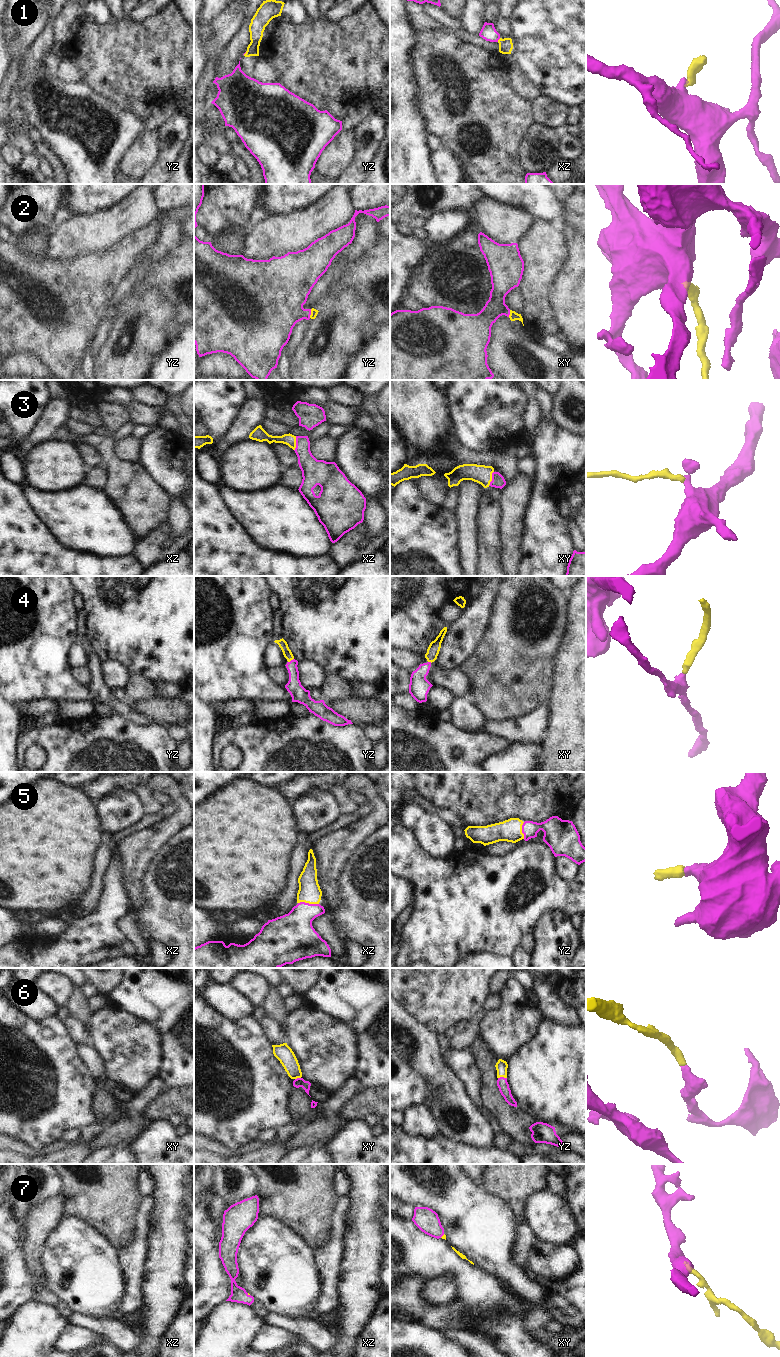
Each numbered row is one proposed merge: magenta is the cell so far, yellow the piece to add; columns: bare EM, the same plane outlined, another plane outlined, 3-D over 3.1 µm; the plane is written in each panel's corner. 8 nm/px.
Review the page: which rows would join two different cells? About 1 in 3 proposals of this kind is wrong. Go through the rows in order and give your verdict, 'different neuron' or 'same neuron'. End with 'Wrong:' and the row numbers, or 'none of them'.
1: different neuron
2: same neuron
3: same neuron
4: same neuron
5: same neuron
6: same neuron
7: same neuron
Wrong: 1

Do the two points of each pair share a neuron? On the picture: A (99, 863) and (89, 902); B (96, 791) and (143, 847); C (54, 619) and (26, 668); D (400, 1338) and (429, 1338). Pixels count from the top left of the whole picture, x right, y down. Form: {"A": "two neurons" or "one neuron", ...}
{"A": "one neuron", "B": "two neurons", "C": "one neuron", "D": "one neuron"}

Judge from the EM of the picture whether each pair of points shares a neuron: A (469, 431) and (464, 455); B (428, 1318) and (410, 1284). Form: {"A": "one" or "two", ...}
{"A": "two", "B": "one"}

